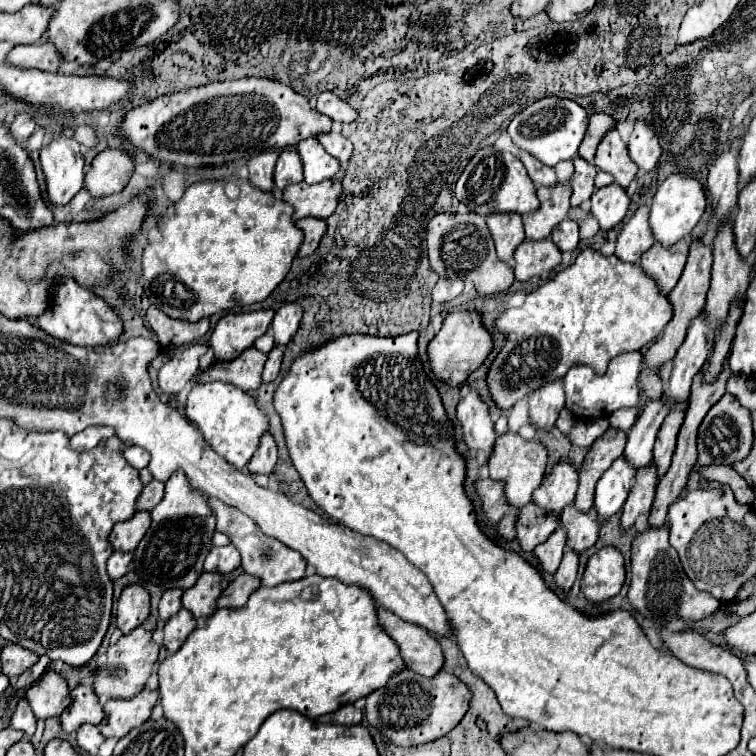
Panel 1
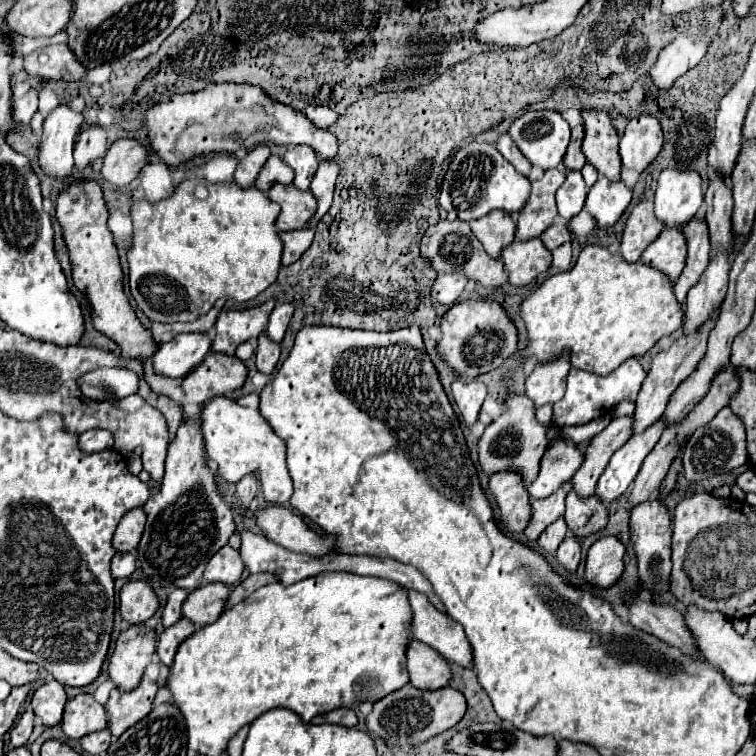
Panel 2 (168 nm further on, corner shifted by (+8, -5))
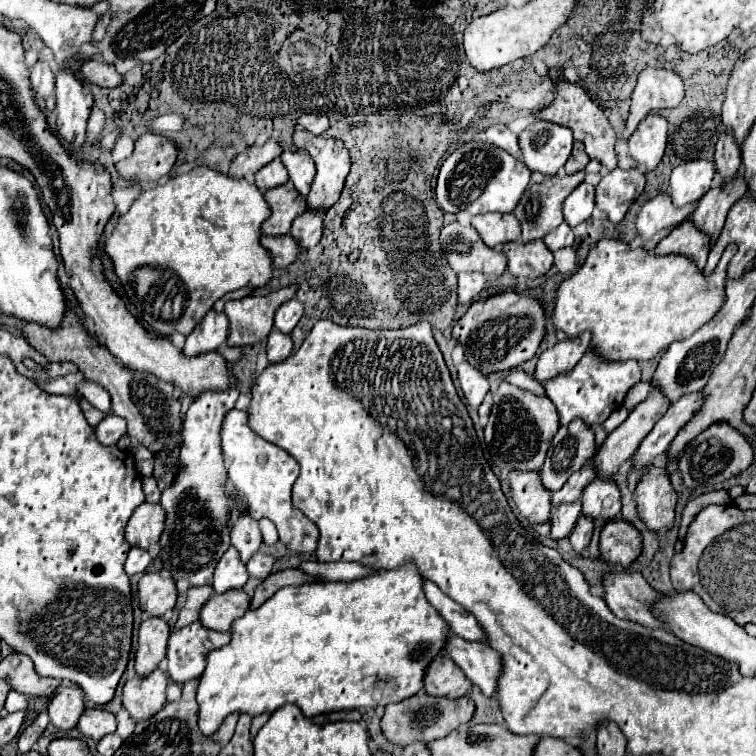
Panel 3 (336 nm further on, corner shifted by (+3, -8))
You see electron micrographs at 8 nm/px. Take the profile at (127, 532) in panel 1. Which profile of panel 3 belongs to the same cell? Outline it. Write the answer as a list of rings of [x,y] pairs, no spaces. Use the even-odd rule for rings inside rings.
[[[140,504],[126,526],[126,540],[130,546],[148,548],[160,540],[160,532],[164,532],[164,510],[160,504]]]

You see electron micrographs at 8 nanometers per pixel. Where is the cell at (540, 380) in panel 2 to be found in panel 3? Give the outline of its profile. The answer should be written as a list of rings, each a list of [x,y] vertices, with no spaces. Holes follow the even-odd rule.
[[[584,332],[584,336],[578,336],[576,340],[562,340],[562,342],[554,344],[552,348],[544,350],[536,364],[536,372],[534,372],[536,380],[544,382],[558,374],[572,370],[578,364],[578,360],[584,356],[584,352],[588,350],[590,338],[592,336],[588,336],[588,332]]]

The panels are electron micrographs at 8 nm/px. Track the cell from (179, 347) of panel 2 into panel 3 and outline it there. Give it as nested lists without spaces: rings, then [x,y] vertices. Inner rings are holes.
[[[210,310],[200,324],[192,330],[192,334],[186,338],[184,344],[184,354],[194,356],[194,354],[204,354],[210,350],[216,350],[222,342],[228,338],[228,318],[224,312],[214,312]]]

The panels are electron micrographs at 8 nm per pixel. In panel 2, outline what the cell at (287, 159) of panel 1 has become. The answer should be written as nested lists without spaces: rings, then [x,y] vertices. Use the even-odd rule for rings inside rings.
[[[271,155],[267,159],[267,163],[263,165],[257,181],[255,181],[255,187],[263,193],[267,193],[267,189],[271,189],[271,185],[275,183],[283,183],[283,185],[289,185],[293,181],[293,173],[291,173],[291,167],[281,159],[281,157],[275,157]]]

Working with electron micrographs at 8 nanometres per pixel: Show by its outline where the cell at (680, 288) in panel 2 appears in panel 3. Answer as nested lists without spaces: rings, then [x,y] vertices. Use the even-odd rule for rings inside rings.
[[[736,174],[732,180],[724,182],[722,186],[710,188],[698,202],[698,208],[692,214],[692,220],[702,232],[706,232],[712,238],[712,244],[716,242],[724,226],[728,210],[736,200],[740,200],[746,194],[746,190],[748,188],[746,188],[744,176]]]

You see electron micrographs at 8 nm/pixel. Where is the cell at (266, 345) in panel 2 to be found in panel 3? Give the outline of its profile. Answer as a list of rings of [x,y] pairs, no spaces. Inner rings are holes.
[[[272,330],[268,336],[268,362],[282,362],[292,352],[292,338],[278,330]]]

